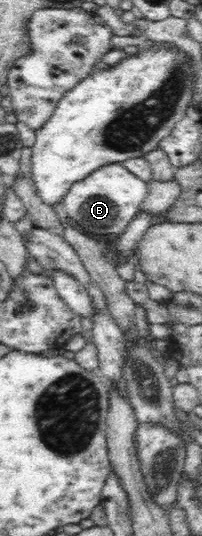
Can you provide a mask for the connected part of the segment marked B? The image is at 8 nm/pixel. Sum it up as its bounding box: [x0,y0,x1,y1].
[62,163,148,234]

